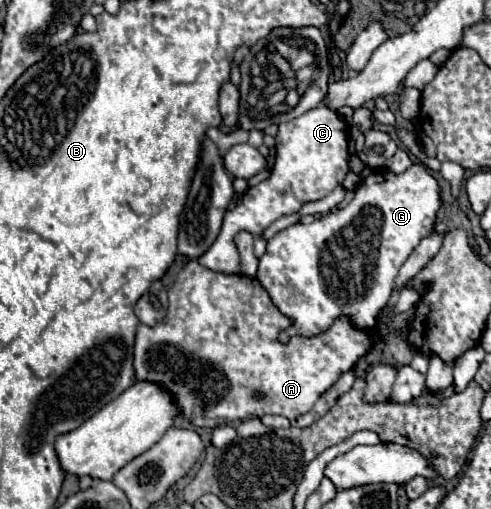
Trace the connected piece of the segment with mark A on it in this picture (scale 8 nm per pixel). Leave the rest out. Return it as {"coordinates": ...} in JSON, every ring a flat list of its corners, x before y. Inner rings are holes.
{"coordinates":[[189,260,169,288,167,320,153,328,145,324,137,326,133,346,135,382,153,382,161,386,171,394,183,418,195,428,215,428,215,424,223,426,235,420,261,418,265,414,279,414,291,420,307,414,317,398,329,390,343,372,351,370,375,340,373,334,353,328,347,318,339,318,319,336,293,336,289,342,281,342,279,334,285,328,289,328,289,318,277,310,265,288,255,278,213,272,199,266,197,260],[257,390,265,394,261,400,253,396]]}

